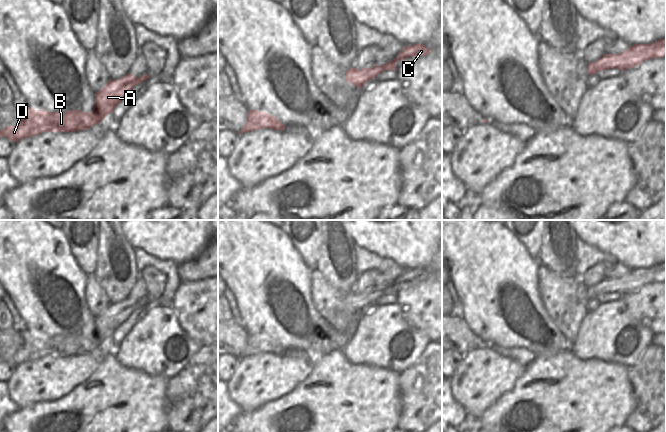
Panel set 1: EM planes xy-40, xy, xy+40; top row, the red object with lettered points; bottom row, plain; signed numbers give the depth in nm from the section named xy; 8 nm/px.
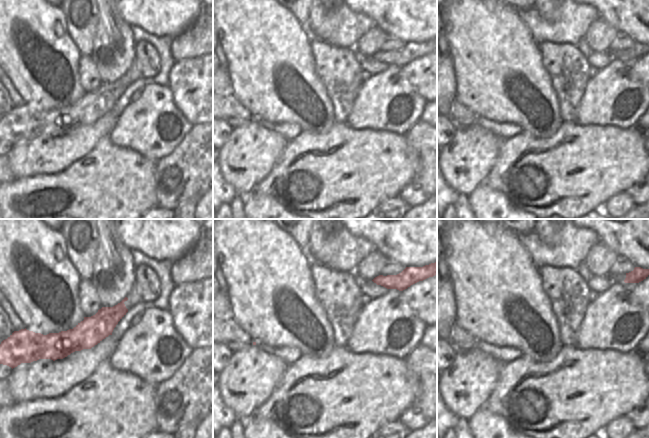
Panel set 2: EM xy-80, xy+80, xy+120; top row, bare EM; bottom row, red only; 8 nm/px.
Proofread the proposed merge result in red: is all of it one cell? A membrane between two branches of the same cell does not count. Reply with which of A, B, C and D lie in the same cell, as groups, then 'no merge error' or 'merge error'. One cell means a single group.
groups A B C D; no merge error

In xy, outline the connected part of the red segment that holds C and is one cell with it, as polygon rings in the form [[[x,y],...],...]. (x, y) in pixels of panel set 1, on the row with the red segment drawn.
[[[423,44],[405,46],[395,59],[382,66],[376,66],[374,63],[372,68],[364,68],[362,70],[351,67],[345,73],[345,81],[350,82],[358,88],[361,88],[368,80],[375,78],[383,70],[396,70],[396,62],[400,62],[412,56],[426,56],[430,51],[431,49],[426,48]]]

